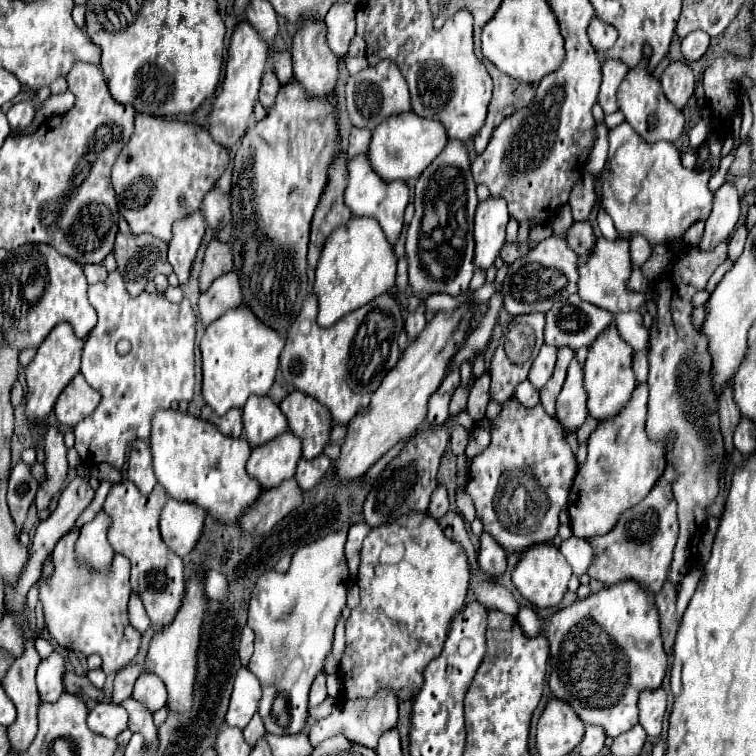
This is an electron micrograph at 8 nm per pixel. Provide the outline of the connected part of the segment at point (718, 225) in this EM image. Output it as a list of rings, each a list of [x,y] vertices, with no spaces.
[[[725,181],[713,191],[713,209],[705,221],[705,235],[699,243],[701,249],[711,249],[723,239],[731,237],[739,221],[739,193],[731,181]]]

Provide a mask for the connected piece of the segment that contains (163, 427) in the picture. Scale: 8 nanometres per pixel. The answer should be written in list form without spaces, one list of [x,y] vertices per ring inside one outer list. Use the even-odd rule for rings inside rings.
[[[157,411],[151,433],[151,453],[157,483],[171,499],[201,507],[225,527],[239,527],[249,507],[261,497],[261,485],[245,473],[251,447],[245,439],[223,435],[213,423],[181,411]]]

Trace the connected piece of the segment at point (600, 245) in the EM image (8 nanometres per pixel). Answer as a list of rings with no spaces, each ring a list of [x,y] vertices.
[[[599,237],[595,241],[595,247],[587,259],[579,267],[579,295],[581,299],[587,299],[595,307],[601,307],[609,311],[611,315],[619,315],[621,311],[635,311],[641,309],[646,301],[653,301],[657,297],[657,290],[653,289],[648,293],[633,293],[627,287],[627,281],[631,277],[631,255],[629,255],[629,243],[627,239],[615,239],[607,241],[605,237]]]

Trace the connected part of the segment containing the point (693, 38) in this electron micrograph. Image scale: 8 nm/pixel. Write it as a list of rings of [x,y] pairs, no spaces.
[[[693,31],[681,41],[681,53],[687,61],[699,61],[709,47],[709,35],[705,31]]]

